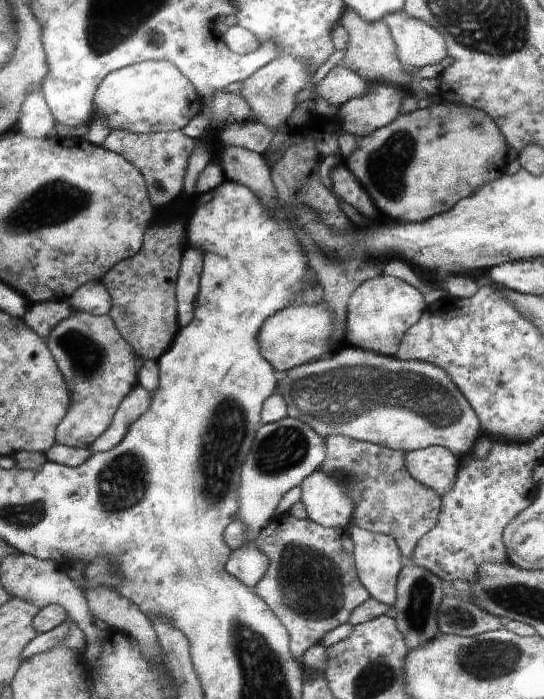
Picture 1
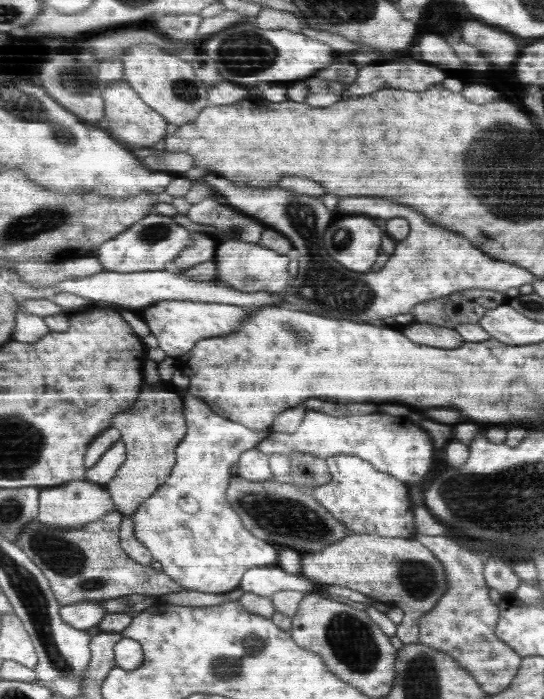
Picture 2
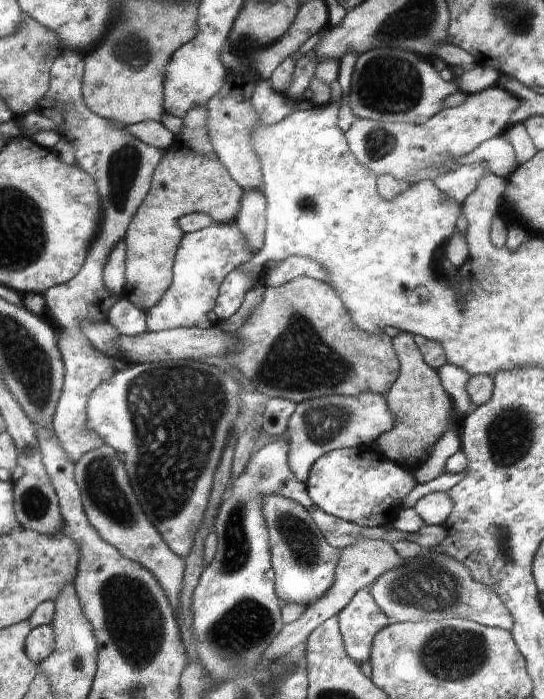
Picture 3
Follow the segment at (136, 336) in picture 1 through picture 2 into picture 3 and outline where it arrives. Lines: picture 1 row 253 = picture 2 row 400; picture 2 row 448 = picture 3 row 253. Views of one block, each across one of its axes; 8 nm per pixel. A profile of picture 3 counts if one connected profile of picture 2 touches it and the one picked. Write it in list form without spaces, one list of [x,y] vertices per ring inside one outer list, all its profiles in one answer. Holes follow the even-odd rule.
[[[194,107],[182,118],[181,129],[175,134],[173,143],[164,150],[166,160],[154,175],[154,192],[150,200],[142,204],[142,212],[133,216],[125,243],[125,284],[120,296],[131,300],[144,312],[160,303],[173,282],[176,254],[185,235],[178,219],[192,213],[204,213],[219,225],[234,223],[244,202],[246,193],[230,176],[229,169],[222,164],[209,135],[209,108]]]

